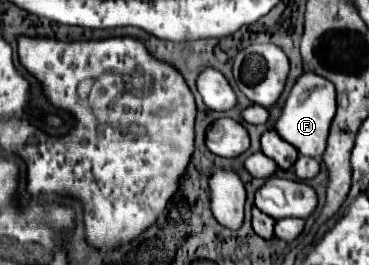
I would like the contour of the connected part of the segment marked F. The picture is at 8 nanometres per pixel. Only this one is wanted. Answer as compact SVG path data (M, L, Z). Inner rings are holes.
M303 72L295 80L295 84L293 84L283 108L281 108L281 114L275 122L275 132L285 142L295 146L303 156L319 158L325 150L327 132L329 132L333 116L335 116L335 86L319 74Z

